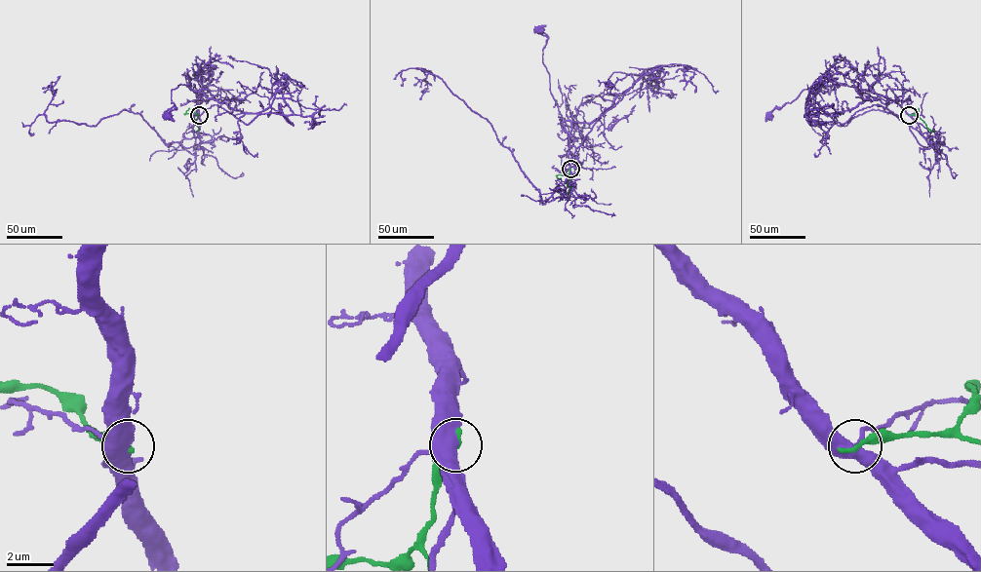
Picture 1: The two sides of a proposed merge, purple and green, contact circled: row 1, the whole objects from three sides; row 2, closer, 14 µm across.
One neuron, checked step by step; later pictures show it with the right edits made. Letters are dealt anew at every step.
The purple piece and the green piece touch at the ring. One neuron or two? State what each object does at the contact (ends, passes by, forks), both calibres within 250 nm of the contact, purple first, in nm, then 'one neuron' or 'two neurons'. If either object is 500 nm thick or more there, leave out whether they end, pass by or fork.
purple forks; green ends; calibres 480 and 260 nm; two neurons

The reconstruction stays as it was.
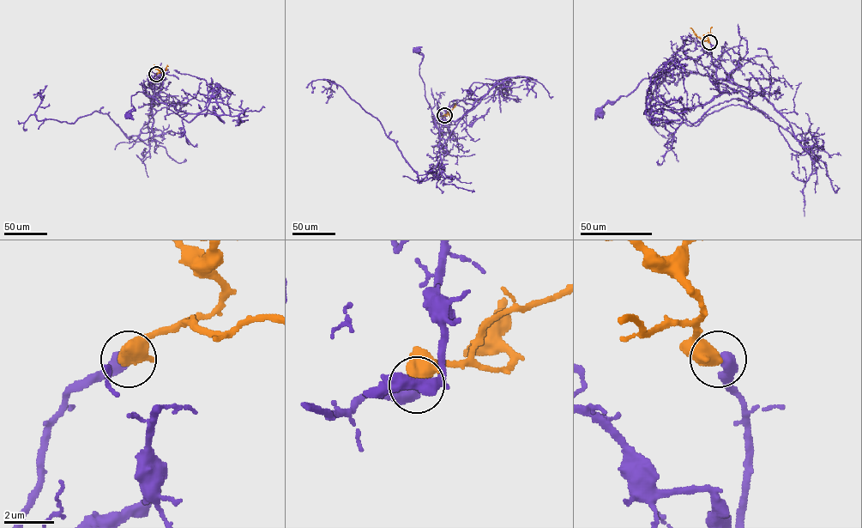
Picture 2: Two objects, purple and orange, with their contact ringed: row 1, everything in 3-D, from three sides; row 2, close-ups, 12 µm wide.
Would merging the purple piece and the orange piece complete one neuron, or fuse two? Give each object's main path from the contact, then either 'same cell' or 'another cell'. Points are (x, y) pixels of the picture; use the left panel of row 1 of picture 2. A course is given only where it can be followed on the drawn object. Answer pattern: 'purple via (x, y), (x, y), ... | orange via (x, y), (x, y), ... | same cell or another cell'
purple via (156, 74), (153, 80), (153, 95), (150, 97), (141, 92), (132, 95), (130, 106), (135, 109), (127, 116) | orange via (156, 74), (163, 72), (167, 65) | same cell

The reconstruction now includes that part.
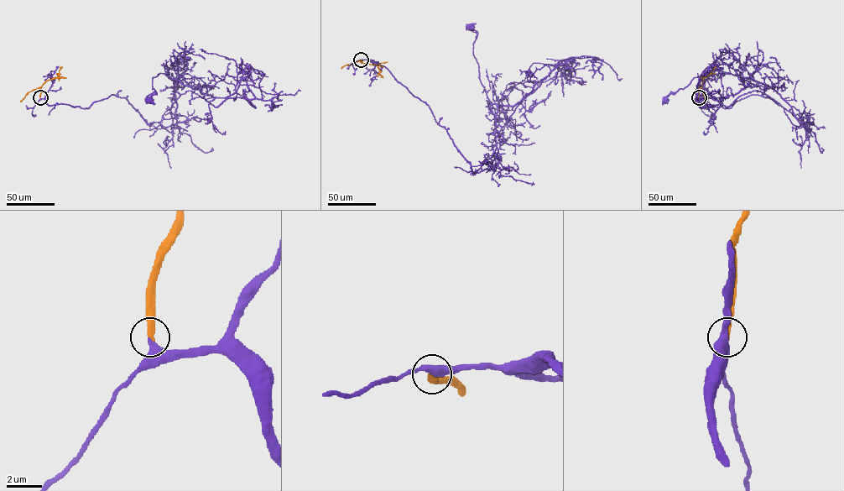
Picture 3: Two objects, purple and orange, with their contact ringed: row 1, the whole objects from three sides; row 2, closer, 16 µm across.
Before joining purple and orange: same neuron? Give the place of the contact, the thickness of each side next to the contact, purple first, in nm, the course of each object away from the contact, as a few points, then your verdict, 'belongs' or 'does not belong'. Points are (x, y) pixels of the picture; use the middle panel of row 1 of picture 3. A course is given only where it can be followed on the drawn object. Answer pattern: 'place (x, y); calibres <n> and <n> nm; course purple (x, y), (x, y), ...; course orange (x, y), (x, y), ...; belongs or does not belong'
place (361, 60); calibres 400 and 360 nm; course purple (361, 60), (384, 66), (424, 101), (472, 166), (490, 164), (495, 118), (469, 27); course orange (361, 60), (363, 63), (376, 65), (383, 78); belongs

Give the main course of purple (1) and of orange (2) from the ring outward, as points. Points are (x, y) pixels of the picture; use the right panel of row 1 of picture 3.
1: (699, 98), (700, 105), (730, 108), (760, 95), (804, 127), (776, 91), (729, 73), (695, 77), (665, 100)
2: (699, 97), (703, 79), (716, 67)

